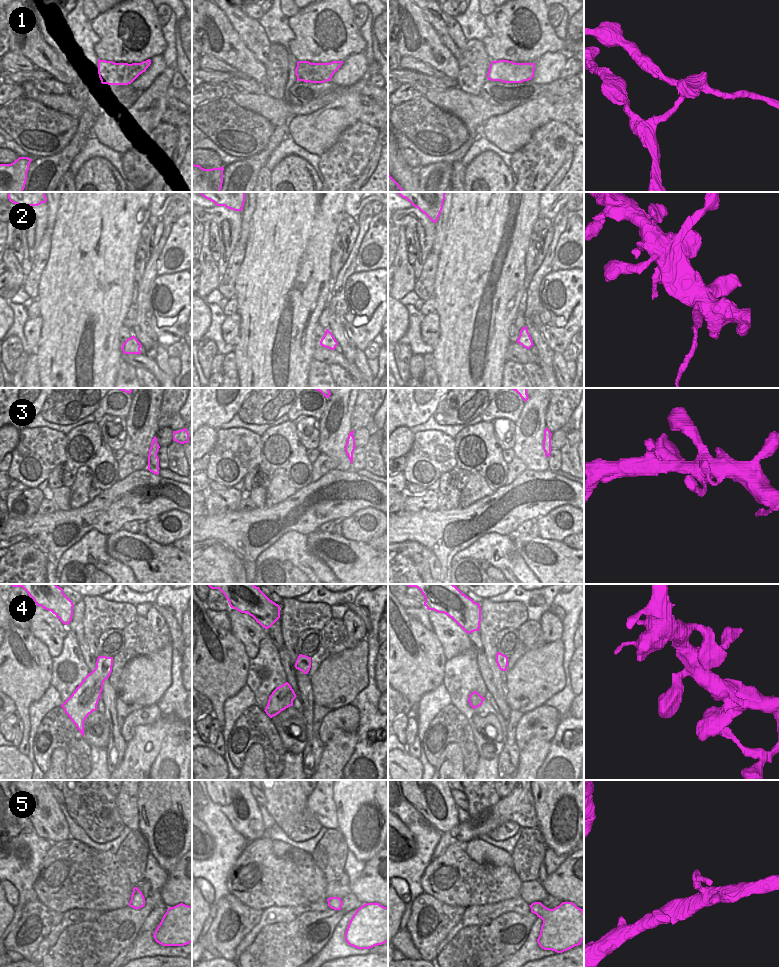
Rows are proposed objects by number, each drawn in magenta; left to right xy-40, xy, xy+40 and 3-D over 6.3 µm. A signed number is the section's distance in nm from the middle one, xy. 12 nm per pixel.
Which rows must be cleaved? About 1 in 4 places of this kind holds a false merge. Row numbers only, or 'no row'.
1, 2

